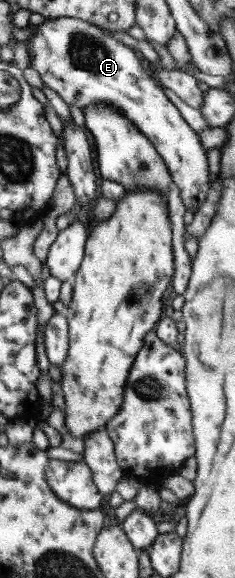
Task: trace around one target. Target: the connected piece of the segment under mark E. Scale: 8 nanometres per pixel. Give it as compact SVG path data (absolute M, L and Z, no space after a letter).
M62 17L58 19L46 18L40 26L29 24L28 51L32 59L31 67L35 69L43 83L57 91L66 103L75 105L84 111L85 107L94 104L108 104L123 111L146 134L146 137L154 143L157 153L160 154L169 167L173 182L180 190L180 197L188 209L199 210L208 200L211 191L211 169L209 154L202 139L195 129L184 119L178 106L156 84L156 80L150 76L149 65L146 65L138 55L136 49L126 47L124 43L117 41L104 28L98 27L84 19L77 17Z

